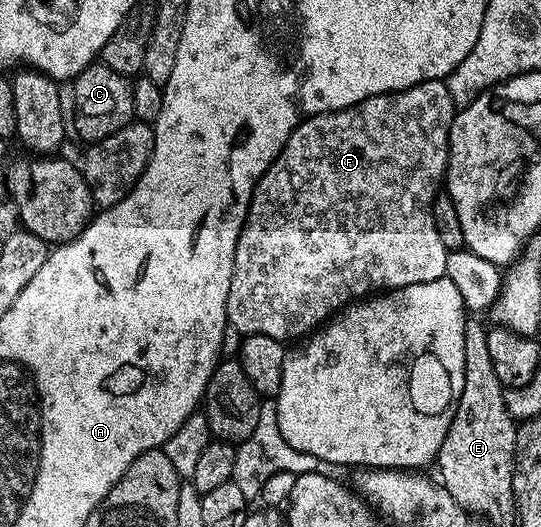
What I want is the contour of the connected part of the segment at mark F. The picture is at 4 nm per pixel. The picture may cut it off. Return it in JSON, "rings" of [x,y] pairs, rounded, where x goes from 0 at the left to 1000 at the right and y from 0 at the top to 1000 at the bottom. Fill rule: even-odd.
{"rings":[[[823,152],[786,154],[738,176],[695,180],[641,207],[619,214],[586,214],[580,222],[569,222],[555,231],[540,249],[532,271],[525,271],[518,294],[470,353],[462,398],[444,438],[444,454],[436,461],[429,537],[421,545],[418,605],[423,622],[434,624],[442,636],[479,632],[529,651],[534,649],[534,639],[564,641],[604,605],[616,603],[641,579],[664,567],[682,565],[701,552],[754,545],[762,537],[799,537],[799,529],[823,526],[828,476],[821,461],[813,461],[813,446],[806,440],[799,393],[824,334],[824,313],[832,307],[832,243],[839,231],[841,213],[843,201]]]}

